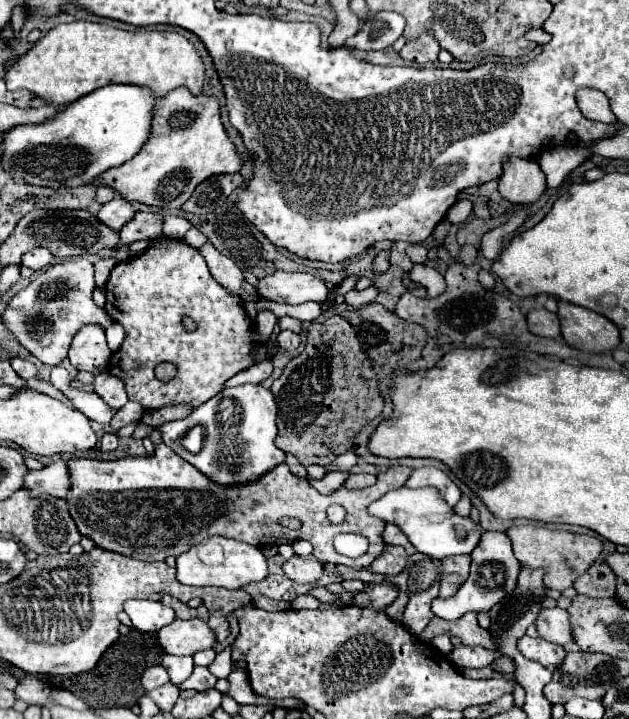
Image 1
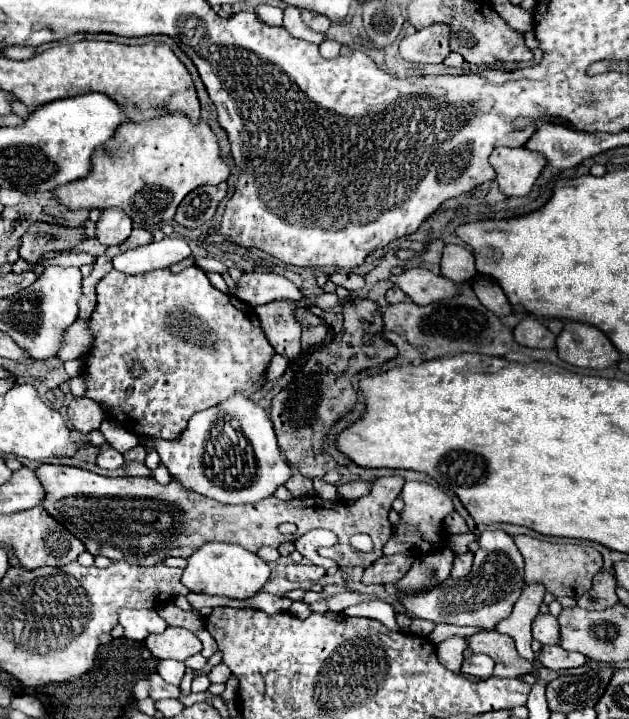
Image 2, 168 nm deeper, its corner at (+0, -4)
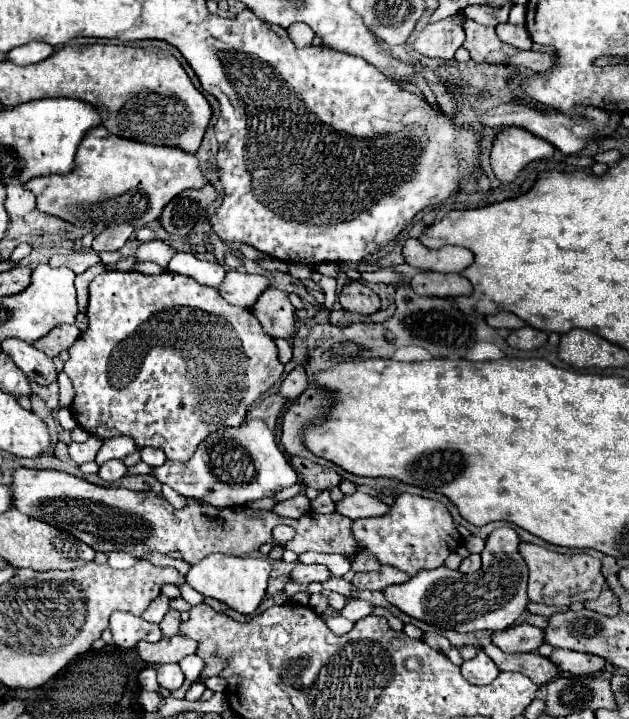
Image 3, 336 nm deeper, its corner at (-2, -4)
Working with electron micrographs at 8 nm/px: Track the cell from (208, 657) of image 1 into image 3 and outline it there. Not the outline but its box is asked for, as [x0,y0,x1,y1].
[179,654,205,682]

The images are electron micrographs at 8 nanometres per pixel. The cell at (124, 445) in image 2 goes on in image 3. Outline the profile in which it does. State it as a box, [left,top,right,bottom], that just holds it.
[95,436,137,466]

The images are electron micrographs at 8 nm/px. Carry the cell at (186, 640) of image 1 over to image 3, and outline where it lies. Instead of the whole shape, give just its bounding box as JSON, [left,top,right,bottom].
[137,636,197,664]

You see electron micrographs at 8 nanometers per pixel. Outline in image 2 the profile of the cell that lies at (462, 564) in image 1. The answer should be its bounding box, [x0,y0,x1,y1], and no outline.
[451,552,473,578]

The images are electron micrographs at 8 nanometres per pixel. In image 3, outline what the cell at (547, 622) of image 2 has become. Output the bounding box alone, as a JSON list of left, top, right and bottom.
[491,622,545,652]

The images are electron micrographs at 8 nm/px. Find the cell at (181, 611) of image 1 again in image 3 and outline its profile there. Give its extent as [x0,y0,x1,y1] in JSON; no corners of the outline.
[159,610,181,636]

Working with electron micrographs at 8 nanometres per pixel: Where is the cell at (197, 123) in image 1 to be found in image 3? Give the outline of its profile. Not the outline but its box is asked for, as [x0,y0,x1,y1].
[25,126,209,228]

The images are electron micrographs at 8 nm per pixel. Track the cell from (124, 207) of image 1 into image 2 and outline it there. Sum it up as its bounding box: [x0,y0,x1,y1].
[95,208,133,246]

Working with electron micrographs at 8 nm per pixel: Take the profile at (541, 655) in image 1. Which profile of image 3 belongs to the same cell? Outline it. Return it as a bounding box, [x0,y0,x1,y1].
[549,650,605,674]

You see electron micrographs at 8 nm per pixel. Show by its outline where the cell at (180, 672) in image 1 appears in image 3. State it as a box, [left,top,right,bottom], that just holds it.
[155,664,185,690]

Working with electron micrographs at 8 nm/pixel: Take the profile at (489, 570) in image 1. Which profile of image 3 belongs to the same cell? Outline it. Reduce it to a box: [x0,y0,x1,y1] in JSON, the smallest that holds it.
[385,526,527,632]

